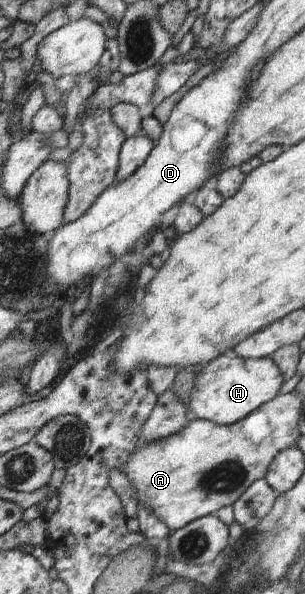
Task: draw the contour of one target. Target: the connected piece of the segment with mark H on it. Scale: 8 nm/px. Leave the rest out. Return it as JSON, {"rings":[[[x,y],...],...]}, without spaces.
{"rings":[[[219,354],[205,363],[194,377],[188,407],[192,417],[209,420],[217,425],[228,426],[271,401],[284,383],[281,370],[271,357],[243,359],[237,355]]]}

